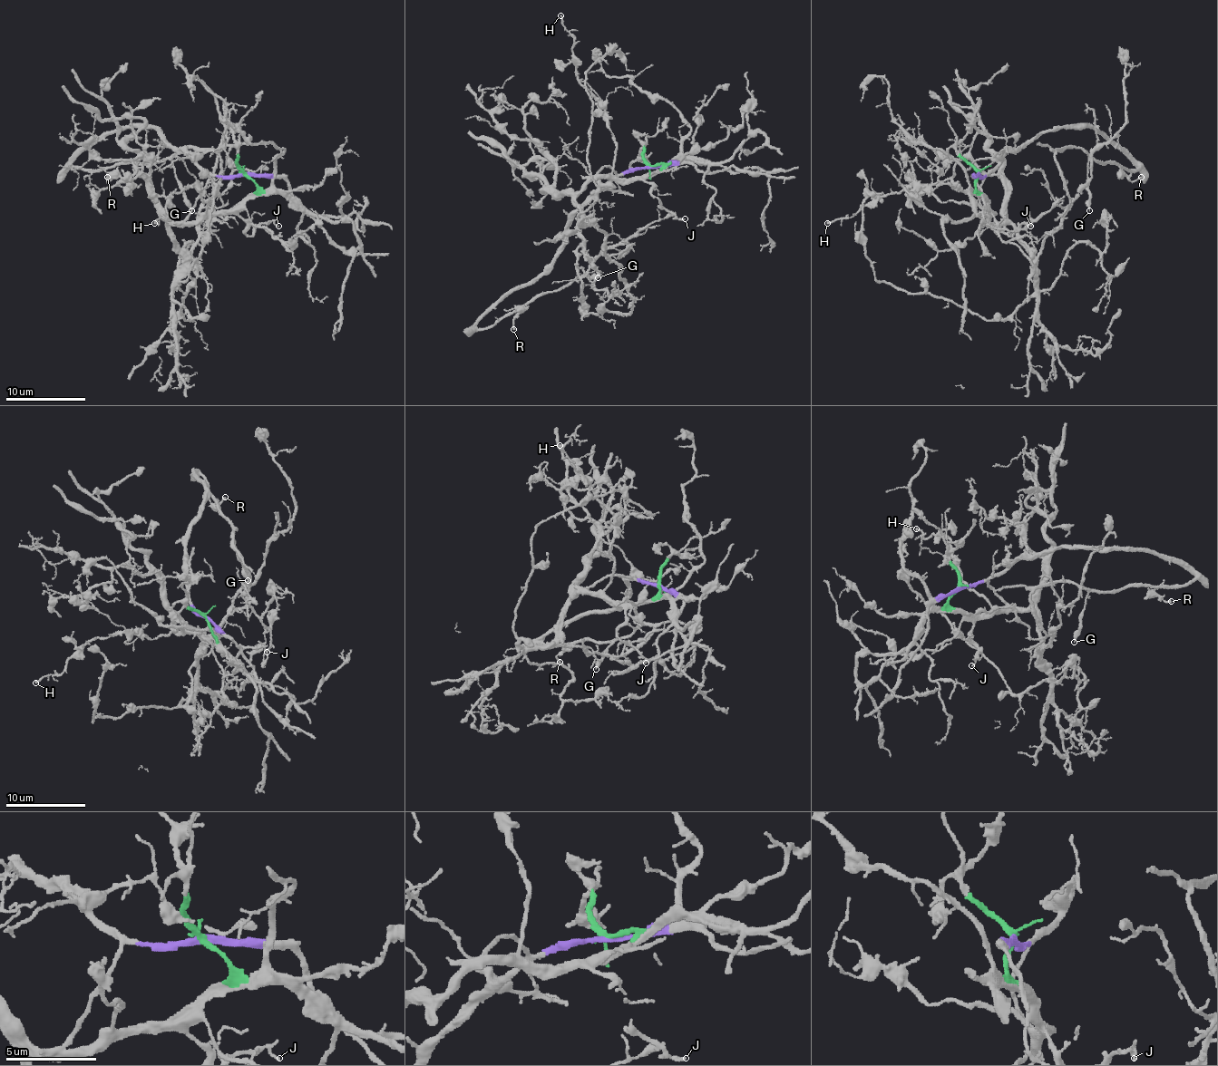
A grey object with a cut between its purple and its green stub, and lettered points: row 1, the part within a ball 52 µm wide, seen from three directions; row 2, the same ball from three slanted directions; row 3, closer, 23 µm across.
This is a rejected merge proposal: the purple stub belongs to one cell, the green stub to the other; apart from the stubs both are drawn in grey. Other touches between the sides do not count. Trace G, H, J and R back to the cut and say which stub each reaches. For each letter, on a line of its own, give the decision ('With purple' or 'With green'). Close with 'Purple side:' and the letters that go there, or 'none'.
G: With purple
H: With green
J: With green
R: With purple
Purple side: G, R

